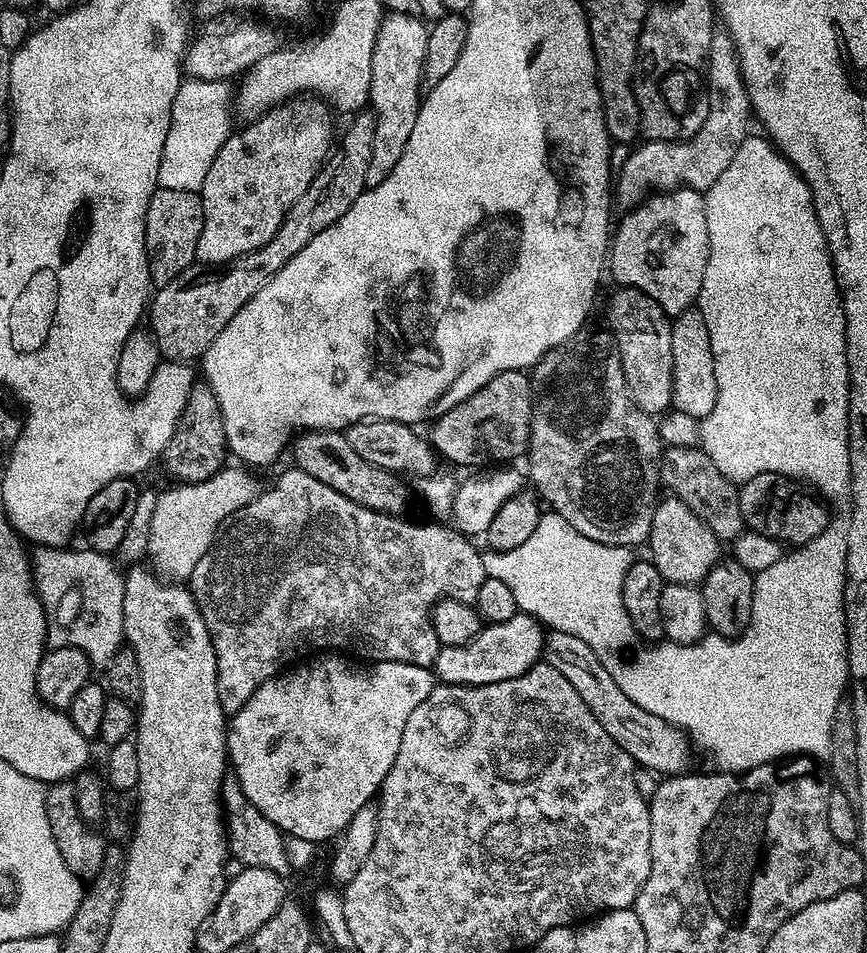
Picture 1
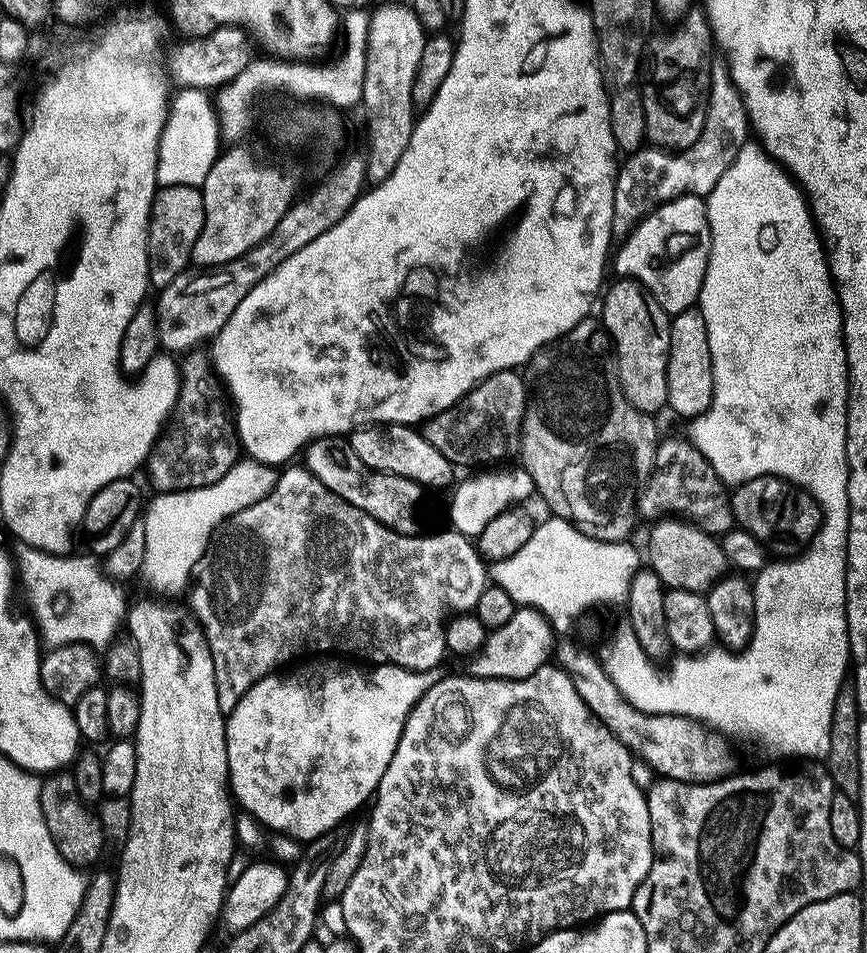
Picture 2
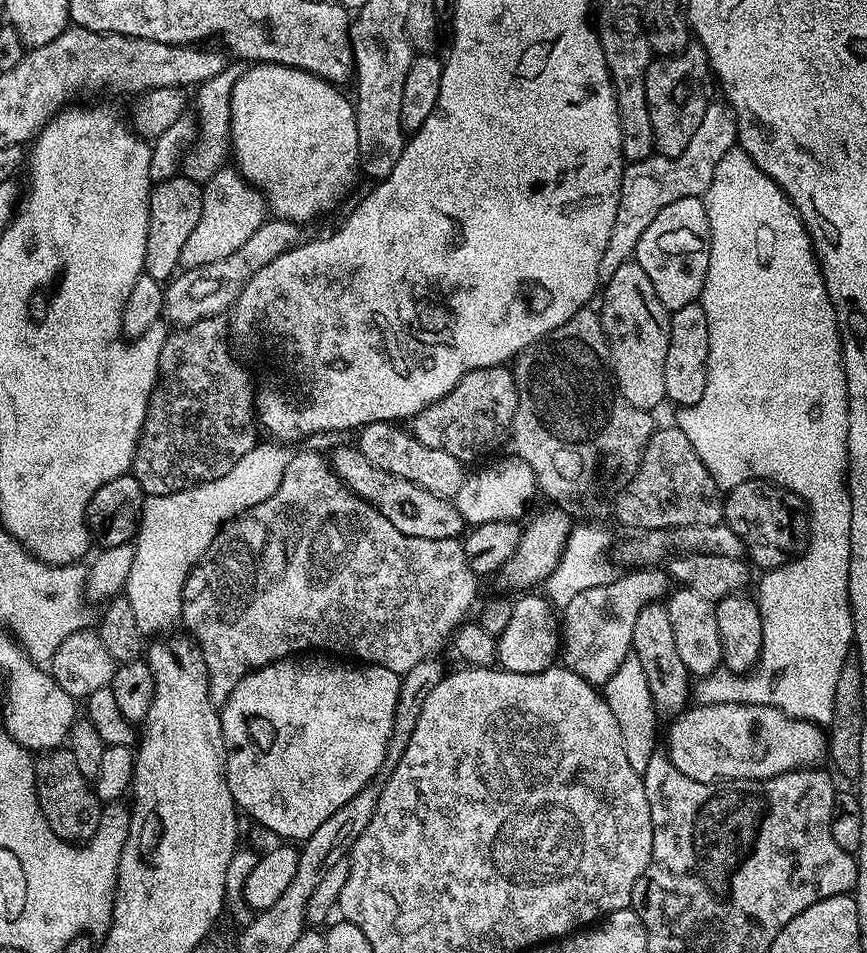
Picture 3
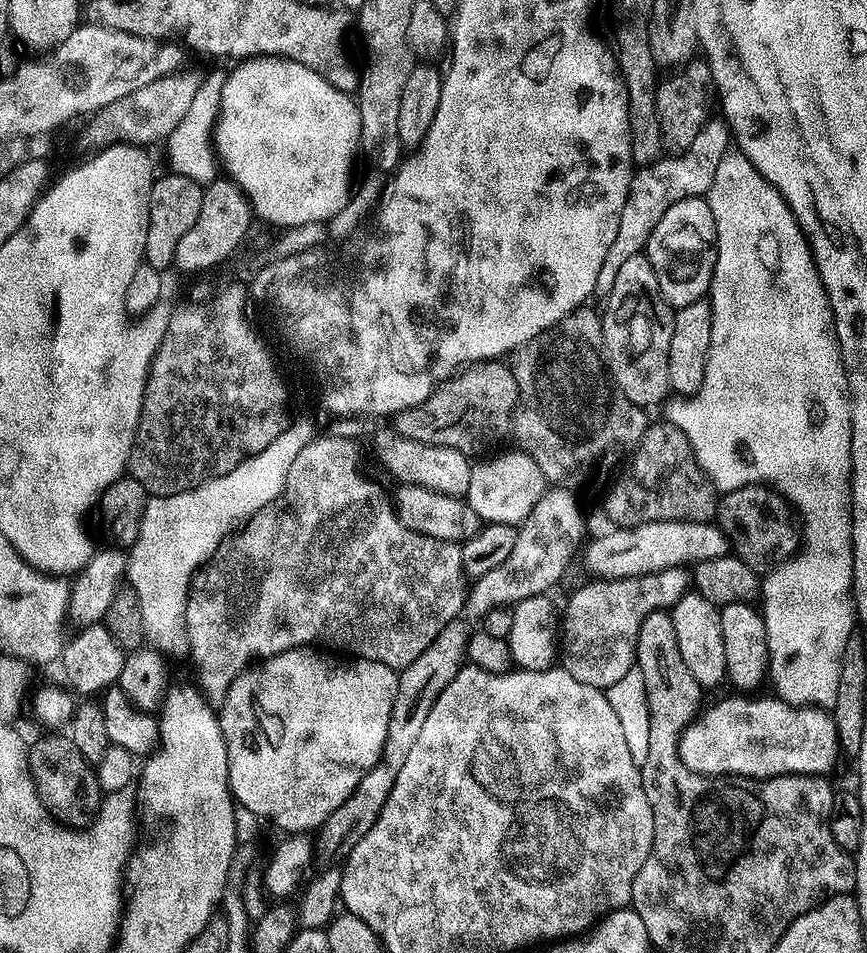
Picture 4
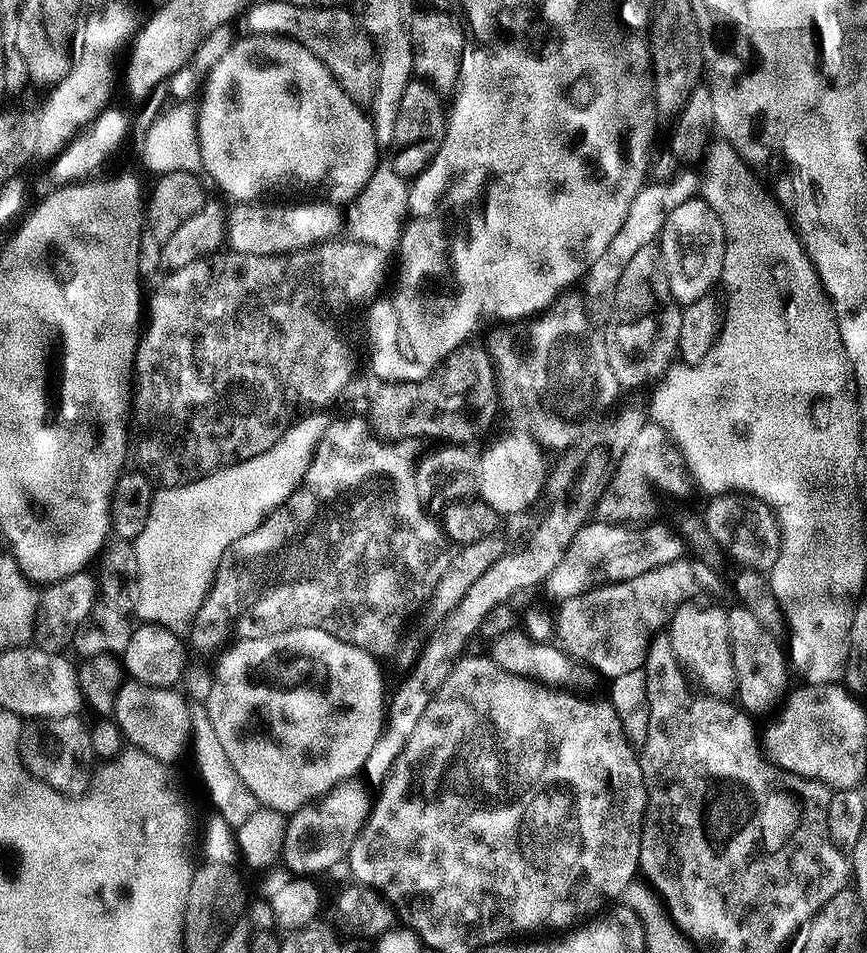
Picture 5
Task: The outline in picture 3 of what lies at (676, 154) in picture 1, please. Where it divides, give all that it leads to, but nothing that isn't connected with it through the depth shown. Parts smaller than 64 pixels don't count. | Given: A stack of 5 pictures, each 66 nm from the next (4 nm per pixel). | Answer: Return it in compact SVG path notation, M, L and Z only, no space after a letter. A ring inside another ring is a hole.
M709 103L699 123L698 134L690 142L681 156L661 156L653 154L644 160L631 161L624 169L622 186L620 187L620 205L614 218L616 231L616 265L629 263L636 255L638 238L646 234L646 226L658 218L658 214L670 202L678 202L682 198L703 197L710 182L714 182L714 170L718 170L718 162L731 148L737 147L738 133L736 118L727 103Z

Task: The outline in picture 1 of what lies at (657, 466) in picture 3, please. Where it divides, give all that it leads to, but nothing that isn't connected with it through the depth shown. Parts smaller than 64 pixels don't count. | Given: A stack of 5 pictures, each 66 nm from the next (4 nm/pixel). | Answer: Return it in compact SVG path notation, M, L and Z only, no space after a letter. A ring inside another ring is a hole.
M665 447L658 464L658 480L661 485L664 483L665 493L682 501L721 542L731 542L745 531L737 485L727 480L718 466L714 466L703 447Z

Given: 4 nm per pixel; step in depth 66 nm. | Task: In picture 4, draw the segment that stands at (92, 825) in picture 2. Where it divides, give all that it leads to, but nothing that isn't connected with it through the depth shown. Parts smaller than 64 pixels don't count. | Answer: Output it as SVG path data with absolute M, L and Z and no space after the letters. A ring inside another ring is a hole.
M48 735L52 736L40 736L26 748L26 767L32 775L32 787L40 795L41 805L47 808L59 823L65 826L86 826L93 821L97 809L102 806L102 789L96 777L95 767L92 767L86 758L82 758L78 746L74 746L74 742L69 740L67 735Z

